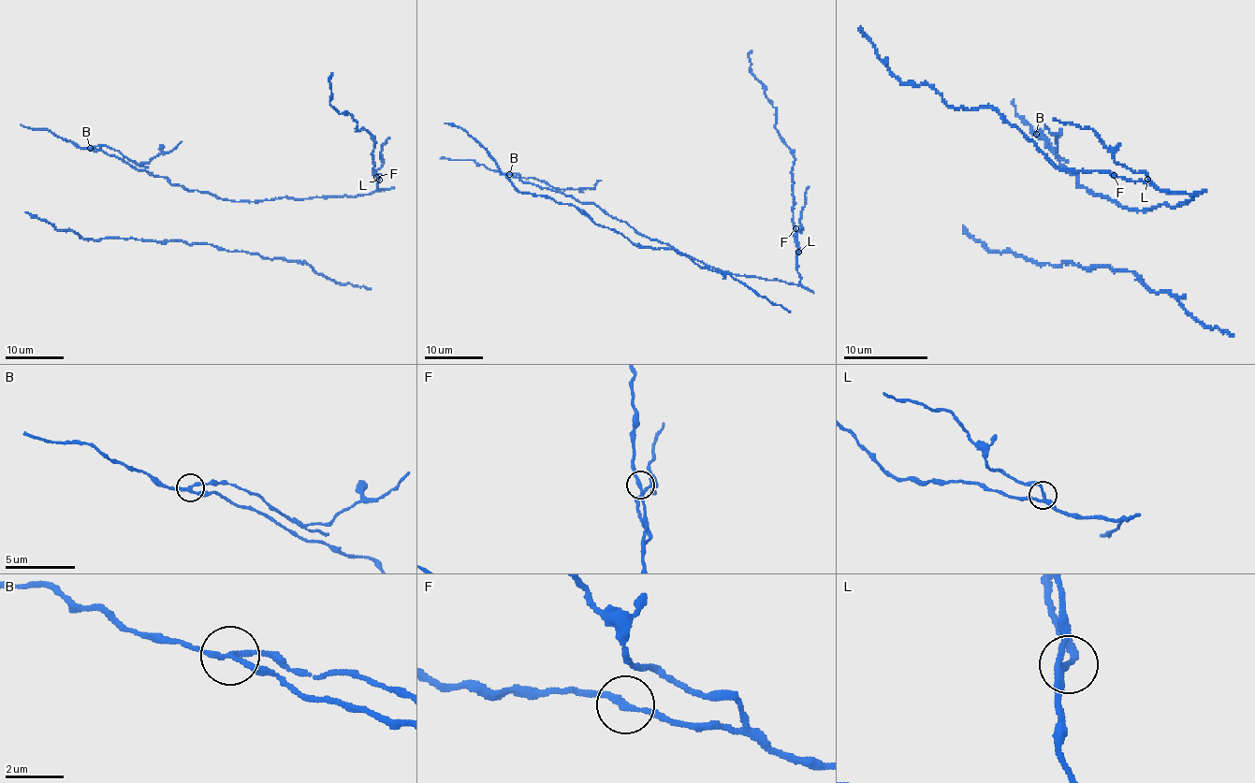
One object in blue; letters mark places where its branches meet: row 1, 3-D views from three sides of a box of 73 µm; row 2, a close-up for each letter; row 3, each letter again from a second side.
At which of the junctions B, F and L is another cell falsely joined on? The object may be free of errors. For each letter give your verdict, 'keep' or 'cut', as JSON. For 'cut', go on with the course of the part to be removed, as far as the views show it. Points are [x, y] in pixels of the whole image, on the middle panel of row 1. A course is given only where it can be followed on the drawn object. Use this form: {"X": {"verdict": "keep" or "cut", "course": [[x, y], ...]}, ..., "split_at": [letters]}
{"B": {"verdict": "cut", "course": [[508, 174], [518, 173], [526, 179], [533, 178], [557, 189], [593, 188], [601, 181]]}, "F": {"verdict": "keep"}, "L": {"verdict": "keep"}, "split_at": ["B"]}

